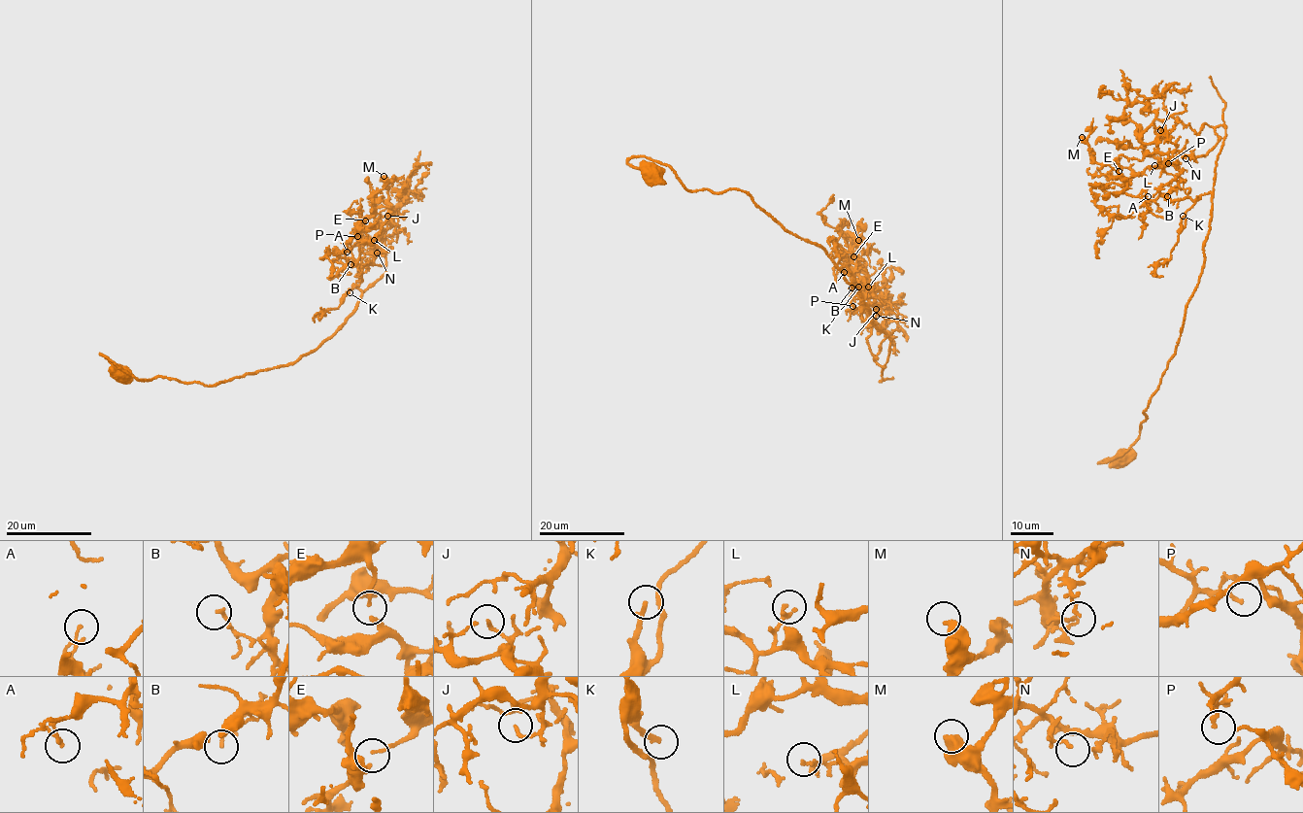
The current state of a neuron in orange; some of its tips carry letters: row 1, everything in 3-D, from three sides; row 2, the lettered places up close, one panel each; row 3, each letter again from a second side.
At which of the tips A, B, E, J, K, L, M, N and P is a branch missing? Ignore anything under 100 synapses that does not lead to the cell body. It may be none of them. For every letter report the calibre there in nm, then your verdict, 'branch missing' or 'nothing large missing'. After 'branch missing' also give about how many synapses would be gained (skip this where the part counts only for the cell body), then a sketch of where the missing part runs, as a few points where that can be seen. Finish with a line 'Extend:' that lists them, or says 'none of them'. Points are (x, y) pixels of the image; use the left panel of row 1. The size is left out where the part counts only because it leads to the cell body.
A: 100 nm thick; nothing large missing
B: 100 nm thick; nothing large missing
E: 110 nm thick; nothing large missing
J: 130 nm thick; nothing large missing
K: 240 nm thick; branch missing; about 350 synapses; missing branch runs (350, 292), (359, 296), (365, 278), (355, 281), (344, 276), (350, 271), (340, 267), (337, 259), (324, 297)
L: 160 nm thick; nothing large missing
M: 380 nm thick; nothing large missing
N: 130 nm thick; nothing large missing
P: 80 nm thick; nothing large missing
Extend: K

